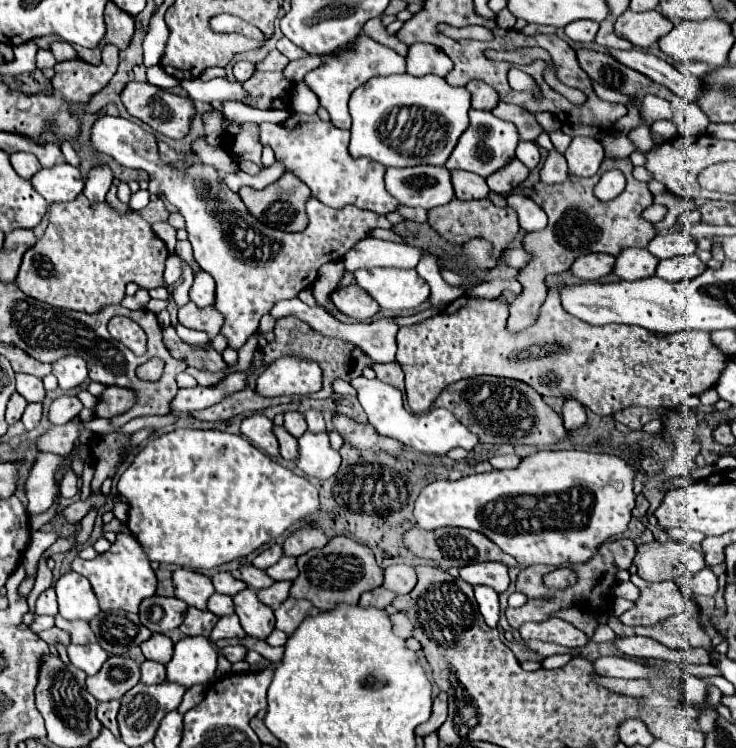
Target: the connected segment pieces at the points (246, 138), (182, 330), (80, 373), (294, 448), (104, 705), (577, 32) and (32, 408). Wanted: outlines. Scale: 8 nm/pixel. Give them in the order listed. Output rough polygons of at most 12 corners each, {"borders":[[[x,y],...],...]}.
{"borders":[[[243,123],[228,154],[261,166],[258,124]],[[177,324],[177,334],[191,346],[205,346],[209,336],[205,332]],[[81,356],[53,362],[53,376],[61,390],[73,390],[87,380]],[[275,426],[283,460],[297,460],[297,438],[283,426]],[[119,700],[99,702],[97,718],[109,726],[111,732],[117,728]],[[579,20],[565,26],[577,42],[593,42],[599,24]],[[29,404],[21,418],[25,430],[41,420],[41,404]]]}

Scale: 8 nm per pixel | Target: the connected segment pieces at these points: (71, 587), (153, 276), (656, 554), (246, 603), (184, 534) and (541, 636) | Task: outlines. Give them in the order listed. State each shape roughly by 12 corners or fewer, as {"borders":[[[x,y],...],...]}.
{"borders":[[[76,572],[55,584],[59,614],[67,620],[97,616],[95,592]],[[51,204],[17,286],[97,312],[165,286],[169,250],[137,212]],[[675,540],[637,546],[633,562],[647,582],[691,576],[699,550]],[[251,588],[235,594],[235,614],[249,636],[265,640],[273,610]],[[173,430],[119,478],[149,560],[247,556],[317,488],[243,436]],[[561,618],[525,622],[521,638],[577,648],[587,636]]]}

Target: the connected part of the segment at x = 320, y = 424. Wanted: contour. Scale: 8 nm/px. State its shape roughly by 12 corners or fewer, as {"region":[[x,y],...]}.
{"region":[[307,410],[307,424],[313,432],[325,430],[319,410]]}

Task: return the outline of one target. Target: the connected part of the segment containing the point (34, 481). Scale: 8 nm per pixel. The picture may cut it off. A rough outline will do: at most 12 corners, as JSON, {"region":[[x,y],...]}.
{"region":[[39,453],[25,480],[27,512],[49,509],[60,457]]}

